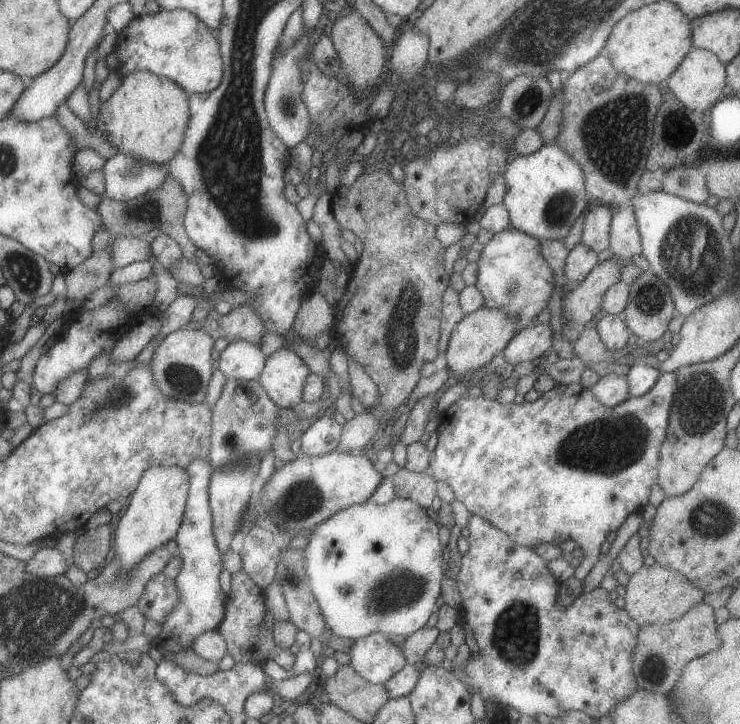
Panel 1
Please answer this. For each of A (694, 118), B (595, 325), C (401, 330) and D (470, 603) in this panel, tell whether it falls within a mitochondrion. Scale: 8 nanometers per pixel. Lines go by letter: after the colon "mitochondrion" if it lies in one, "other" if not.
A: other
B: other
C: mitochondrion
D: other

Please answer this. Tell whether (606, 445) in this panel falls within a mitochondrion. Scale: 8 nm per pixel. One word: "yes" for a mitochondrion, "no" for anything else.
yes

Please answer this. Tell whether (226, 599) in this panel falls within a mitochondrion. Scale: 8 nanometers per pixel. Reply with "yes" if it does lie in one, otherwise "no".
no

